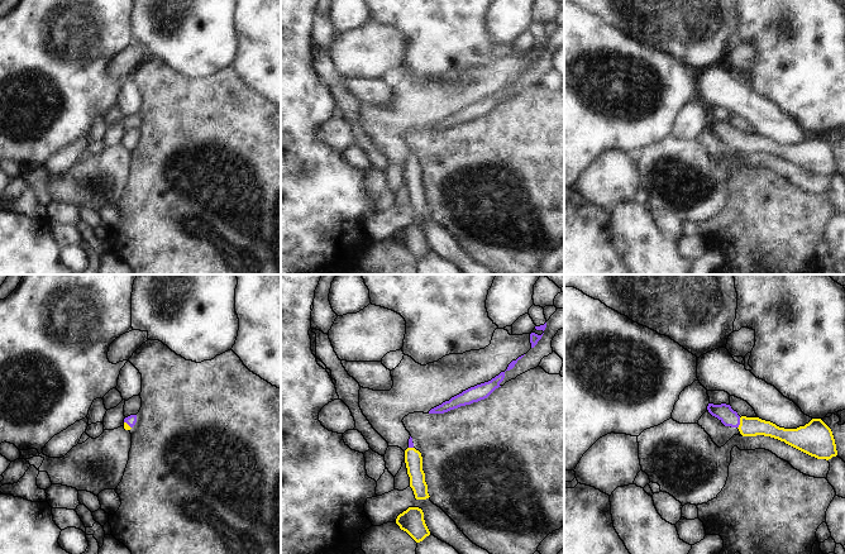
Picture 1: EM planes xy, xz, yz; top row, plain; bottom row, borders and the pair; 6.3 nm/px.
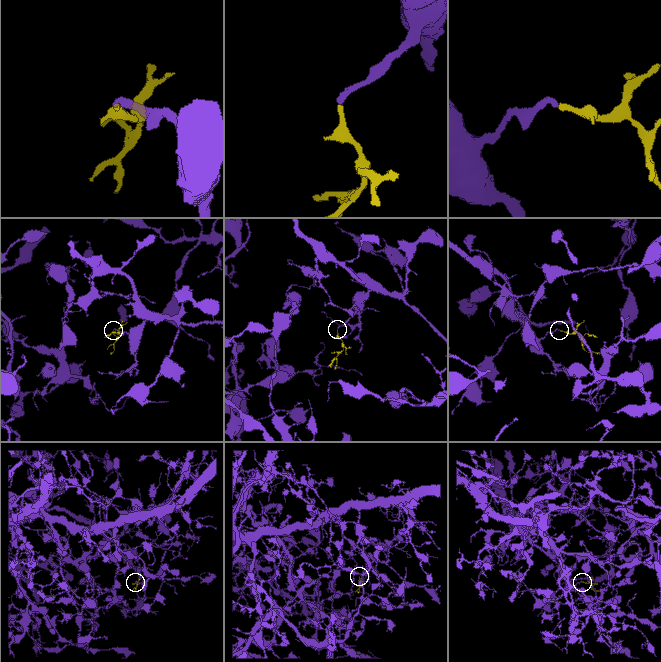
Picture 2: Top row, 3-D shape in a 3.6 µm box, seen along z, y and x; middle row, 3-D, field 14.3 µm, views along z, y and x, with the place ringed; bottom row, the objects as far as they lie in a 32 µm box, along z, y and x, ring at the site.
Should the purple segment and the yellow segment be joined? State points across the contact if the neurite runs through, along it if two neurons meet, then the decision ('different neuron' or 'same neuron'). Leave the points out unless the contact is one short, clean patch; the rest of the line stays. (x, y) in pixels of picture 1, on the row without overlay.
across yz (729, 134), (739, 139), (749, 143) | same neuron

